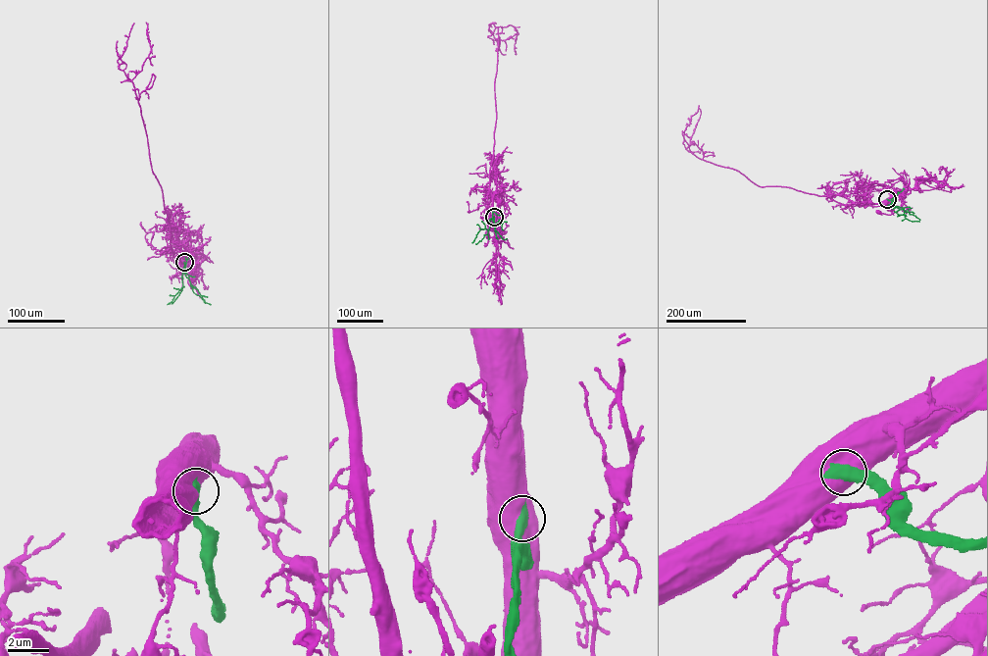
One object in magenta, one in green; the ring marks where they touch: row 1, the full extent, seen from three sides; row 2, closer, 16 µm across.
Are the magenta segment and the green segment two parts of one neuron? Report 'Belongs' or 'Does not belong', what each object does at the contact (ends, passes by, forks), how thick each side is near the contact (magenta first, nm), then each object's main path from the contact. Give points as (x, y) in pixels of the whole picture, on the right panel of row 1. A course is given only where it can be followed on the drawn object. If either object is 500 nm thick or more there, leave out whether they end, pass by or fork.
Does not belong. Thickness 750 nm (magenta) against 600 nm. Course of magenta: (887, 199), (898, 194), (900, 209), (890, 215), (877, 212). Course of green: (887, 199), (896, 195), (890, 204), (892, 208), (902, 207), (906, 218), (919, 222)

